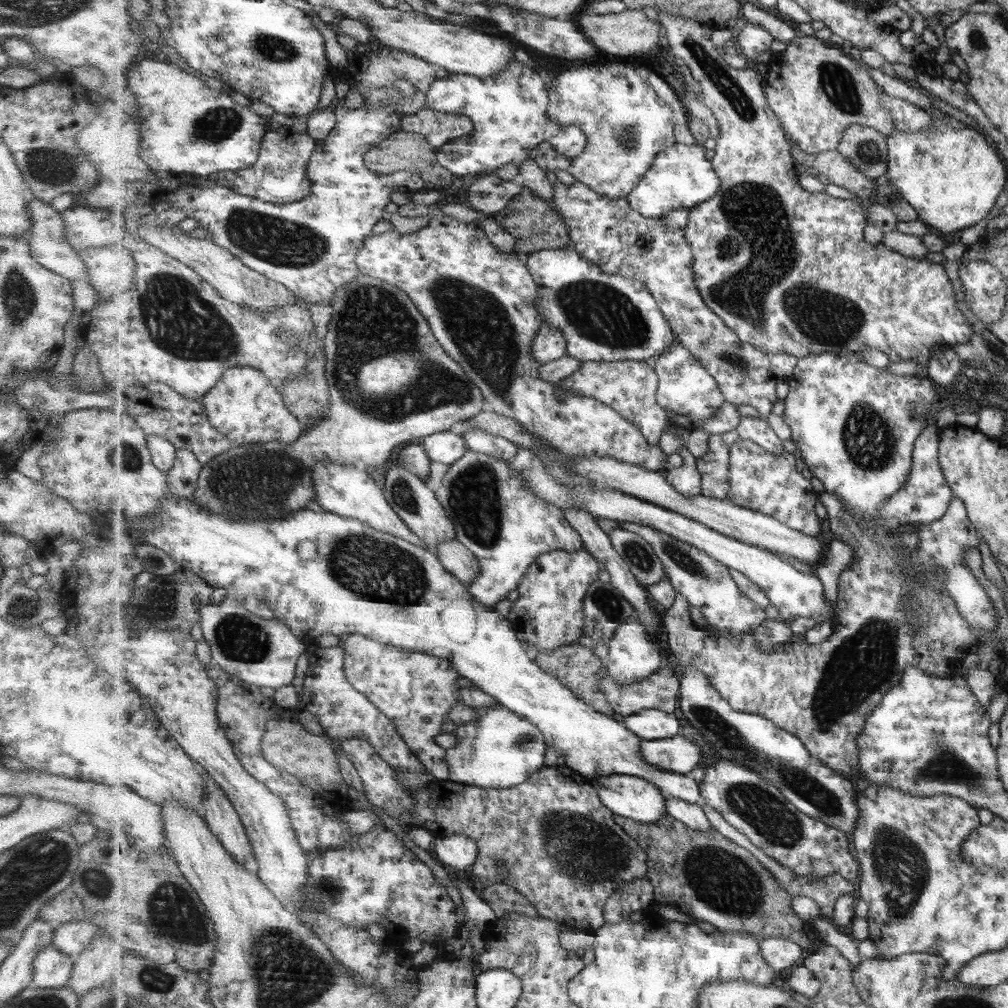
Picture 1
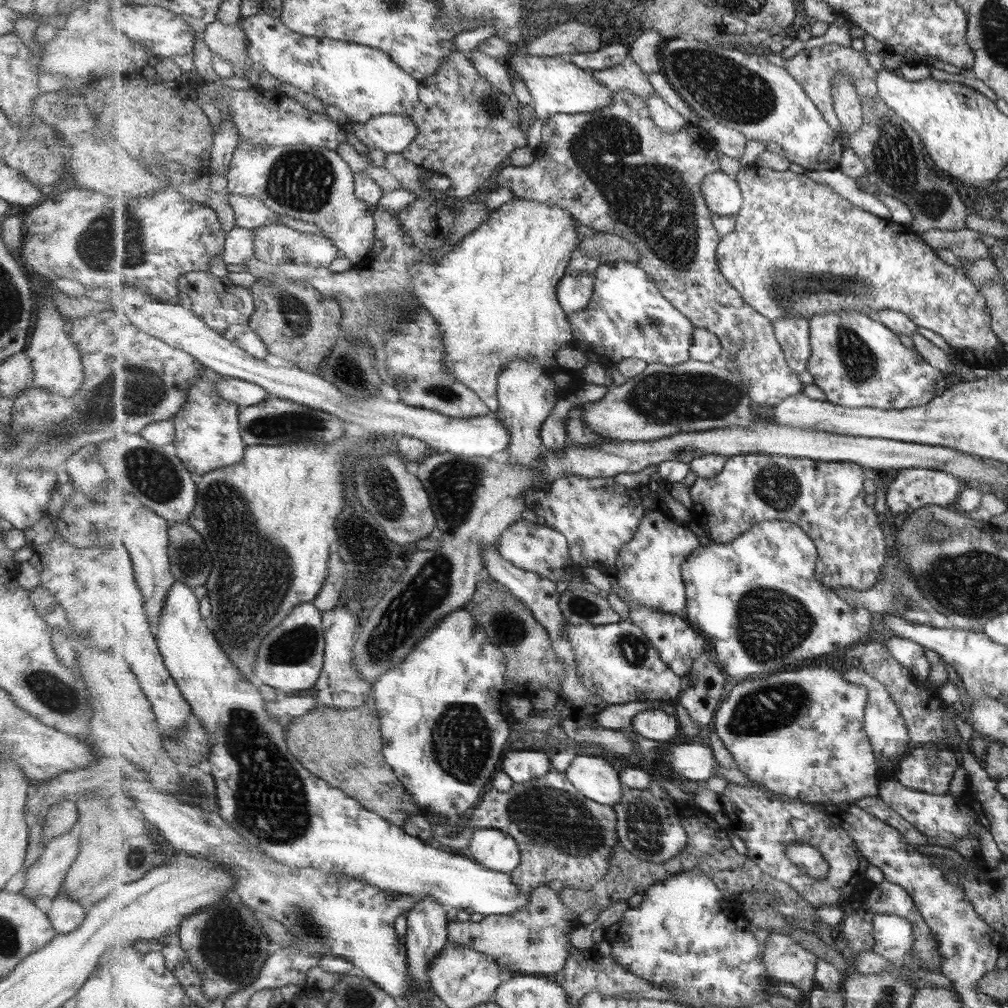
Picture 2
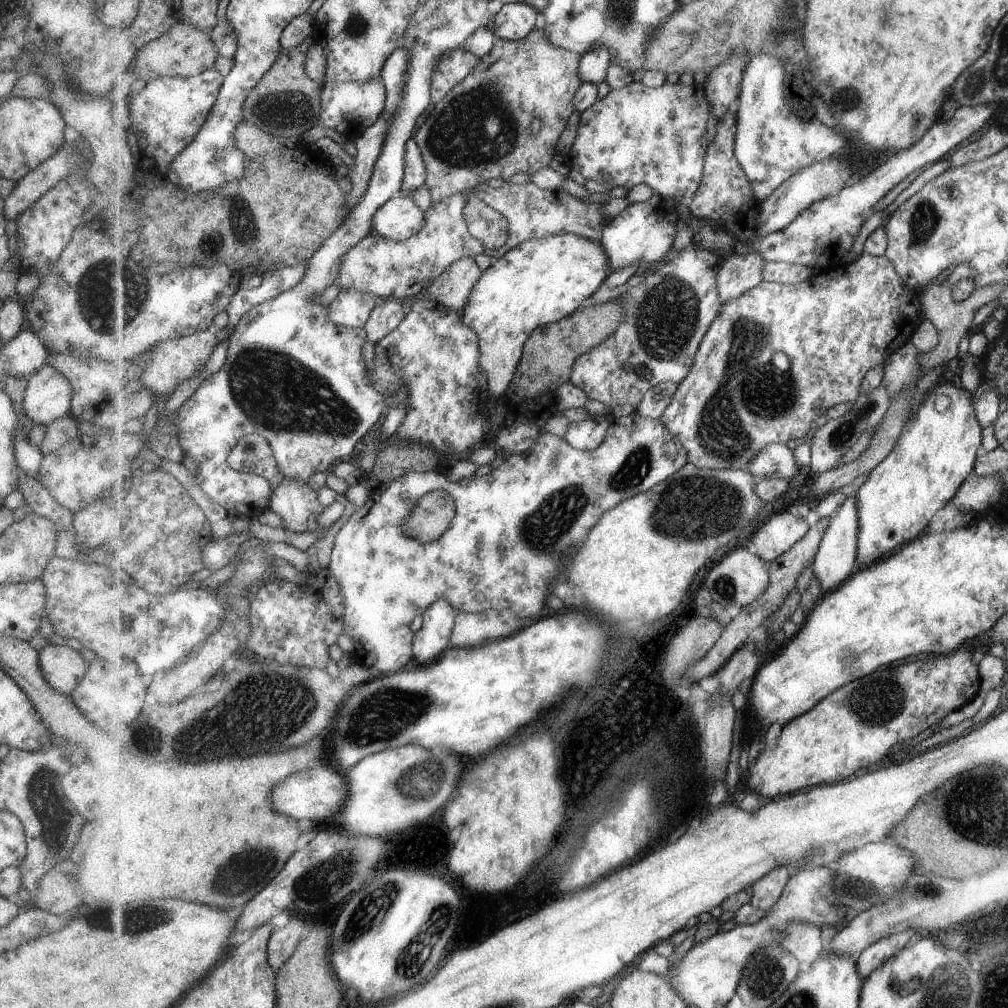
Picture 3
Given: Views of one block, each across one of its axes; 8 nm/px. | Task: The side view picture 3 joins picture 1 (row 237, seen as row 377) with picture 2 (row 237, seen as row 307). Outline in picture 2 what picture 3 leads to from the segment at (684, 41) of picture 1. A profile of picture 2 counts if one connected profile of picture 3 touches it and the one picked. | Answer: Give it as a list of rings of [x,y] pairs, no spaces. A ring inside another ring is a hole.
[[[754,163],[745,168],[741,167],[735,178],[742,188],[744,202],[741,212],[735,216],[735,232],[729,234],[729,236],[722,237],[721,242],[718,244],[717,256],[721,266],[721,273],[738,290],[747,304],[755,308],[757,312],[763,313],[763,316],[776,322],[785,317],[811,318],[815,317],[815,315],[825,315],[825,313],[829,312],[859,311],[871,316],[873,311],[891,309],[907,314],[917,324],[917,327],[929,329],[940,335],[954,349],[955,356],[971,368],[979,367],[995,370],[1006,360],[1005,352],[1003,351],[1004,344],[998,338],[998,334],[992,329],[992,314],[987,307],[984,295],[976,284],[970,280],[970,277],[964,270],[960,270],[955,265],[948,264],[945,260],[942,260],[937,251],[931,248],[924,241],[924,237],[915,232],[911,226],[899,225],[890,219],[884,219],[875,213],[867,212],[867,209],[859,208],[851,200],[847,200],[839,192],[835,192],[835,188],[813,180],[806,172],[801,174],[791,172],[791,170],[779,172],[779,170],[765,168],[765,166],[759,166]]]

